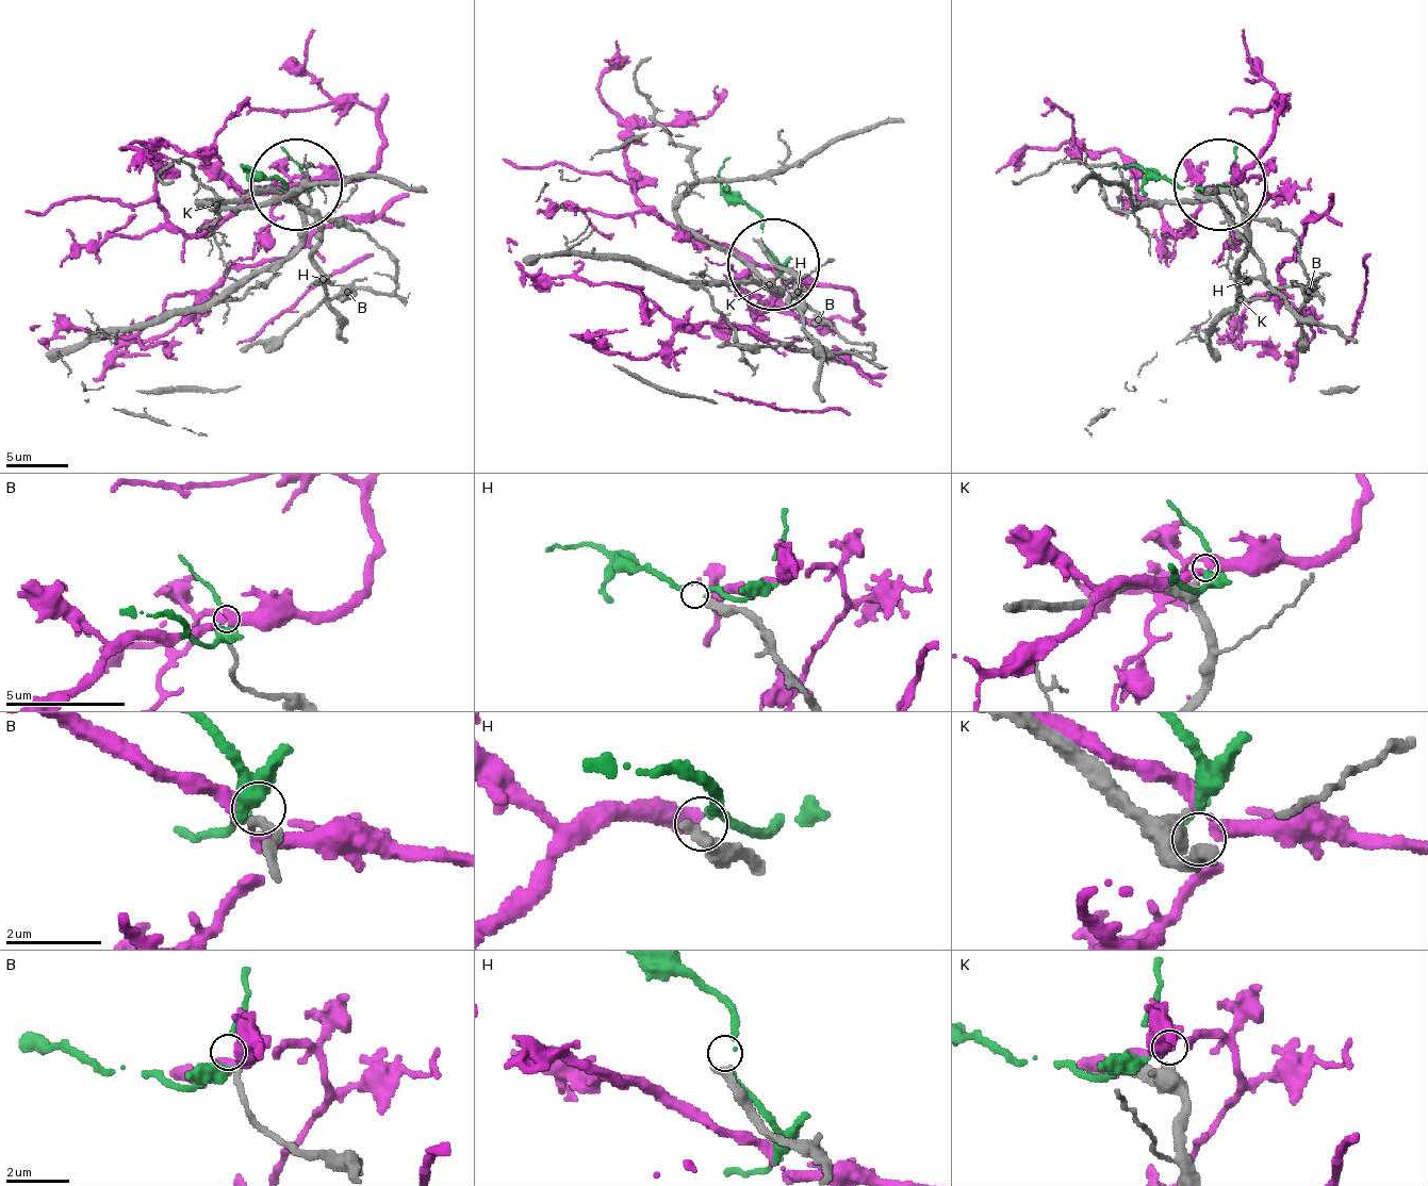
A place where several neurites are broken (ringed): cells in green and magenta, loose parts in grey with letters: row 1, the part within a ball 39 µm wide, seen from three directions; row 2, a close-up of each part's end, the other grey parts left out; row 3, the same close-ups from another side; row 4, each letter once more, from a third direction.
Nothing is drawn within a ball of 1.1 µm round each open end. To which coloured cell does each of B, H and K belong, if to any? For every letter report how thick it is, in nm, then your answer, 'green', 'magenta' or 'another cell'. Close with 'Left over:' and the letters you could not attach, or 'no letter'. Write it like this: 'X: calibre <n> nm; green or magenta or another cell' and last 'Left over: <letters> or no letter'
B: calibre 160 nm; green
H: calibre 240 nm; another cell
K: calibre 400 nm; another cell
Left over: H, K

